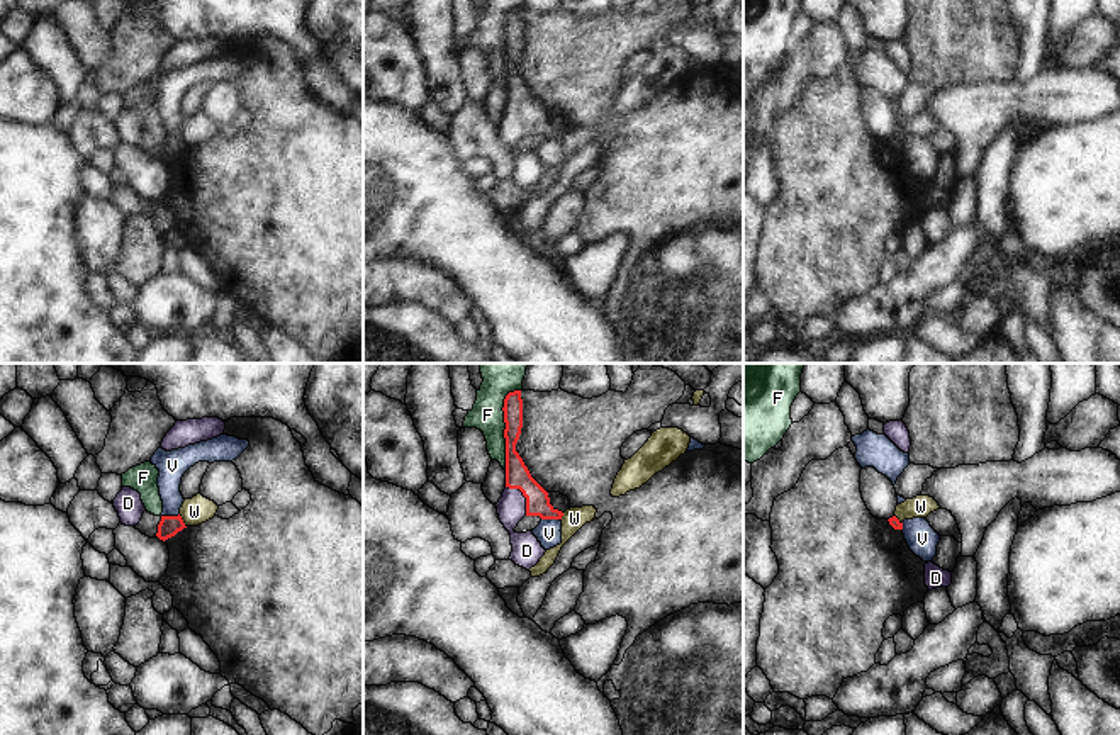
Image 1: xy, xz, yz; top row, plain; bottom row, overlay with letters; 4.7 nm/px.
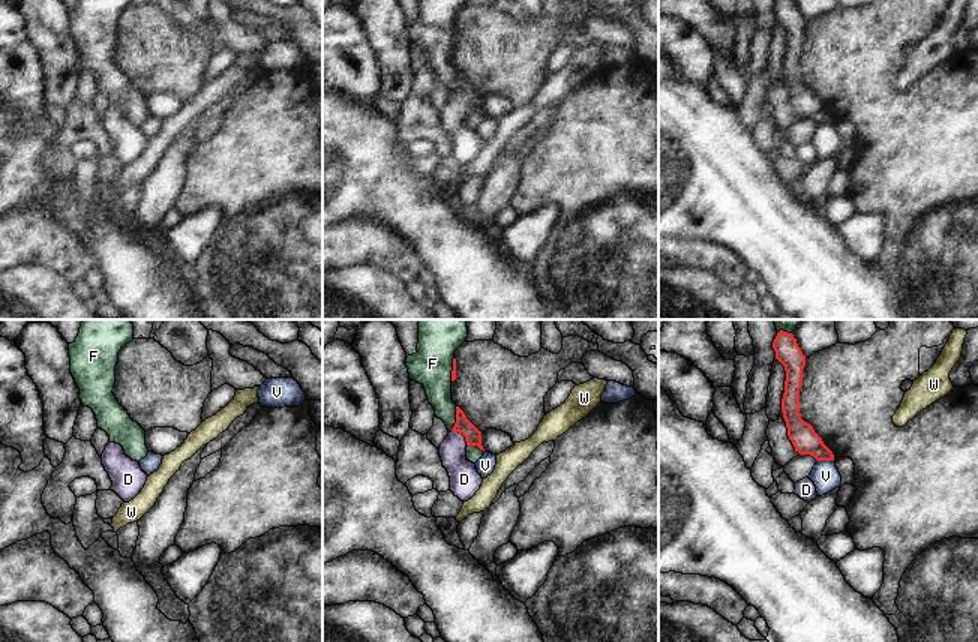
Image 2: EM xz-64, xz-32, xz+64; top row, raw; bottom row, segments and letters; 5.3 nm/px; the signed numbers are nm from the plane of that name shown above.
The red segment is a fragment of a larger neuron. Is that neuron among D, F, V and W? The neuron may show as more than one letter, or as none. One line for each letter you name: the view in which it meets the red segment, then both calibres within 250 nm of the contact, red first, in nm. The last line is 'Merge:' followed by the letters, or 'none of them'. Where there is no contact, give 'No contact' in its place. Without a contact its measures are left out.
D: Touches red in xz. Thickness 120 nm (red) against 140 nm
Merge: D.

